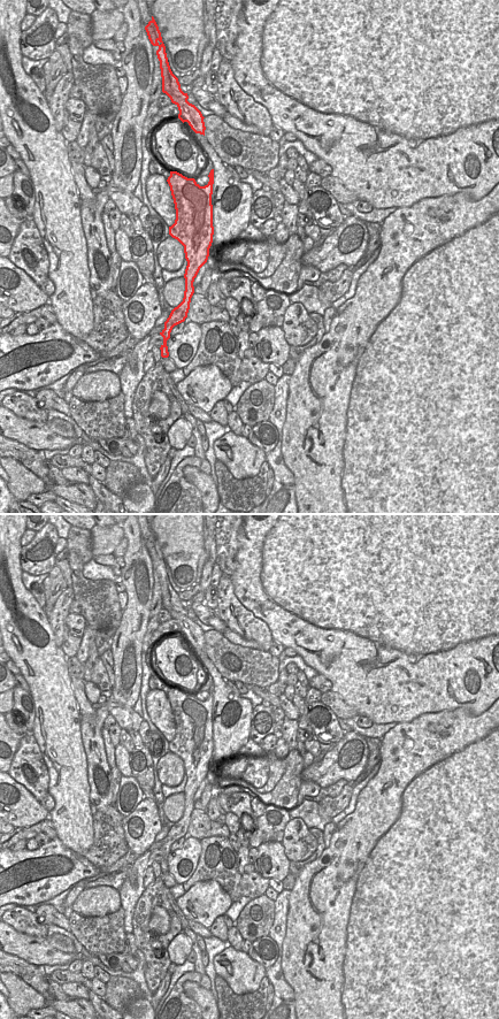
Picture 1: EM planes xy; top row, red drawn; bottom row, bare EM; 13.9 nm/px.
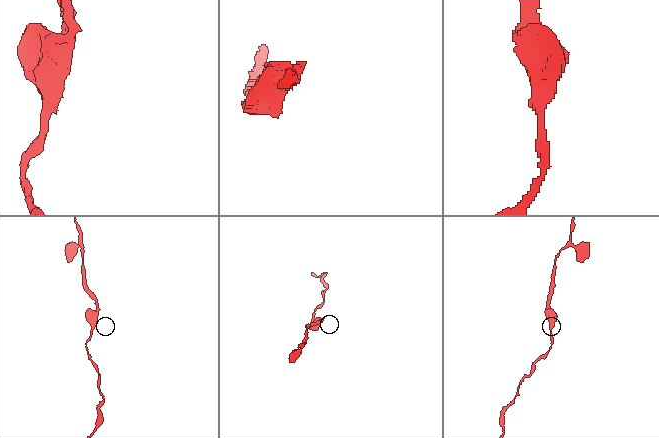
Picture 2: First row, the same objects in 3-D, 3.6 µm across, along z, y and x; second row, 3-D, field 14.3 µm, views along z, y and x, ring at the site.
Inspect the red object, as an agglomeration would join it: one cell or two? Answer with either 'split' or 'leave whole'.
leave whole

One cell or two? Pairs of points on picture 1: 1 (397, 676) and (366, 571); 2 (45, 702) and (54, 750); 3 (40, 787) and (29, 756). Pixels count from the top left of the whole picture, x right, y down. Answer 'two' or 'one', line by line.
1: one
2: one
3: one

